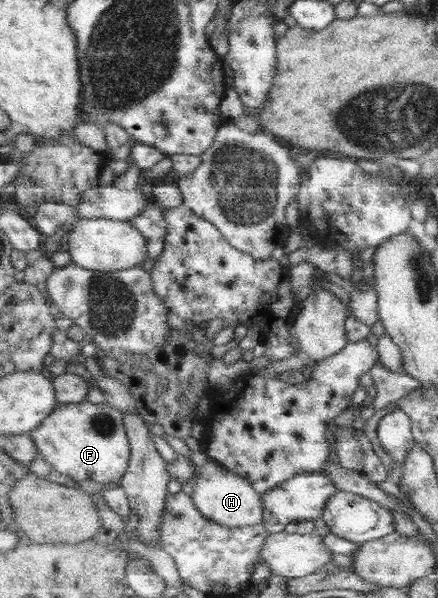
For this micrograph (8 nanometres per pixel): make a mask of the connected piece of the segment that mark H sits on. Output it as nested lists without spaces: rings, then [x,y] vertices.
[[[210,457],[208,462],[199,467],[199,476],[195,481],[192,499],[204,518],[226,527],[247,527],[264,522],[263,496],[243,477],[236,475],[228,468],[222,467]]]

